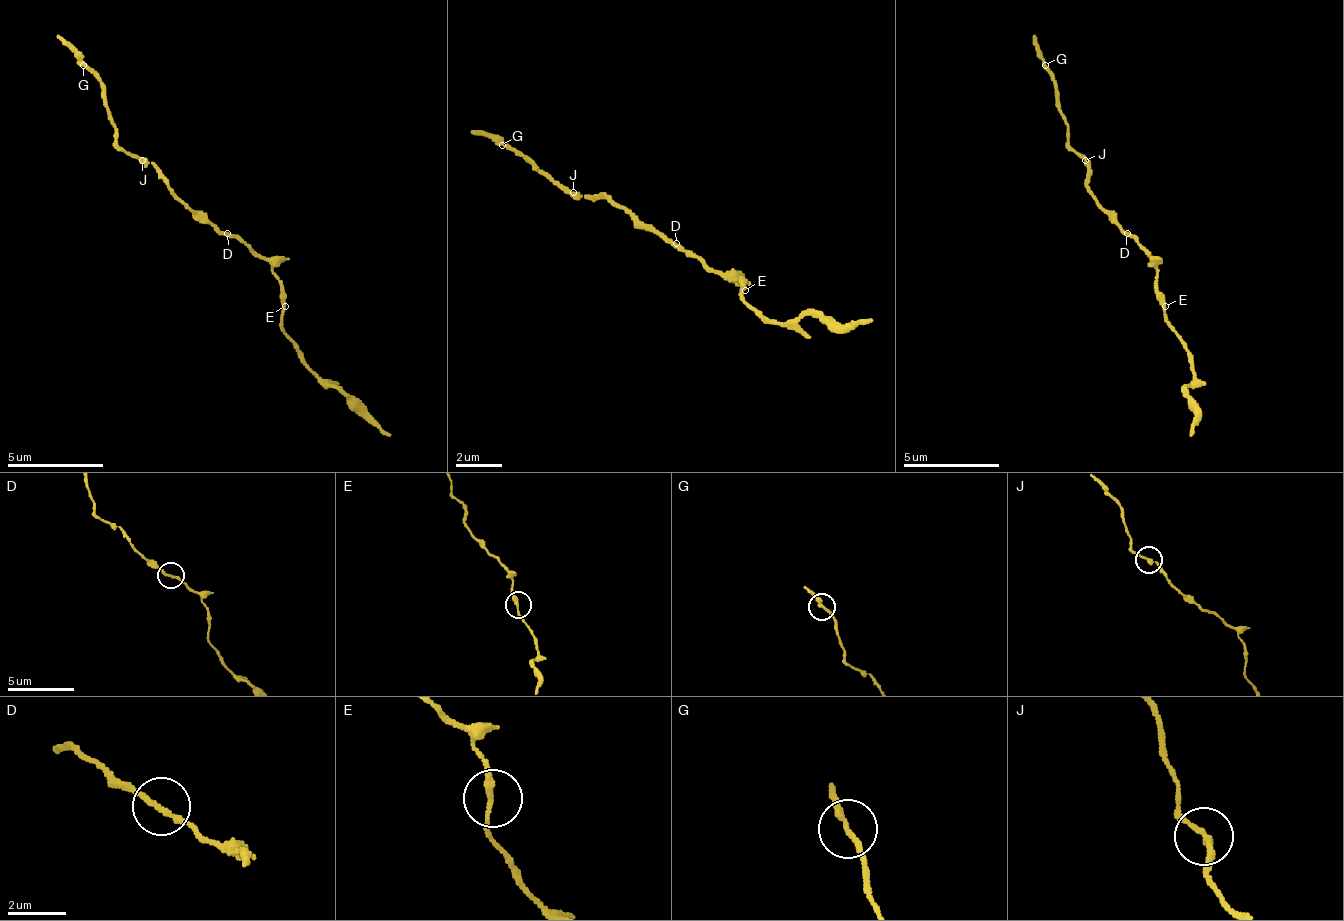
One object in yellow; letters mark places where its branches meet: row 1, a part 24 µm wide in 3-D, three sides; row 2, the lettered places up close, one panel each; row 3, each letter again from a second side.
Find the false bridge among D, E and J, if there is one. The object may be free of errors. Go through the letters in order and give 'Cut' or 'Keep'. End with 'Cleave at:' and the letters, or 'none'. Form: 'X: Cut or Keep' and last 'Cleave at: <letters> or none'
D: Keep
E: Keep
J: Keep
Cleave at: none

